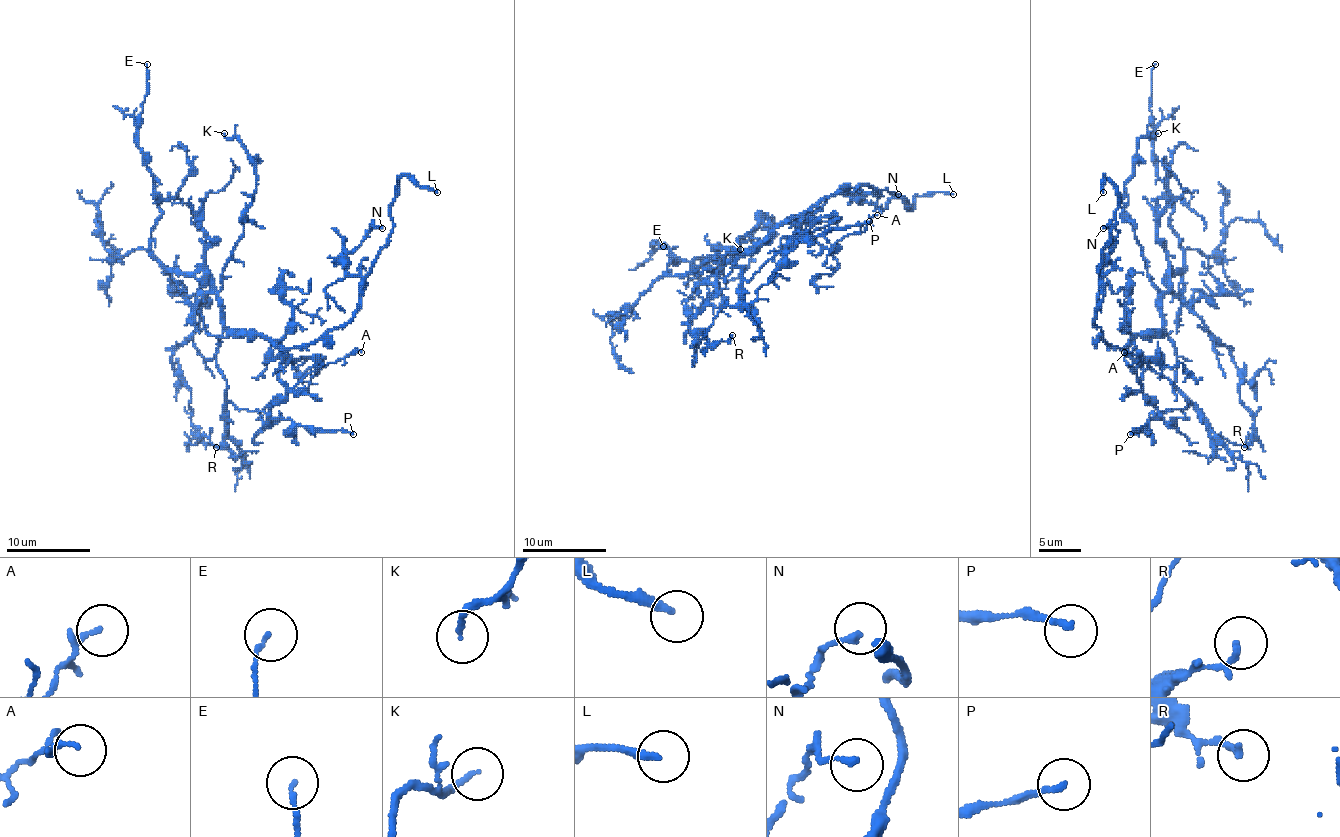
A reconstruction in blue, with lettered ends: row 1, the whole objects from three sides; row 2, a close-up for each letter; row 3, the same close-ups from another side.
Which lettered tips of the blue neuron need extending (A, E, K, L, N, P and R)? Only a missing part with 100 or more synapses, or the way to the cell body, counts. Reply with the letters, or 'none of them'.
L

